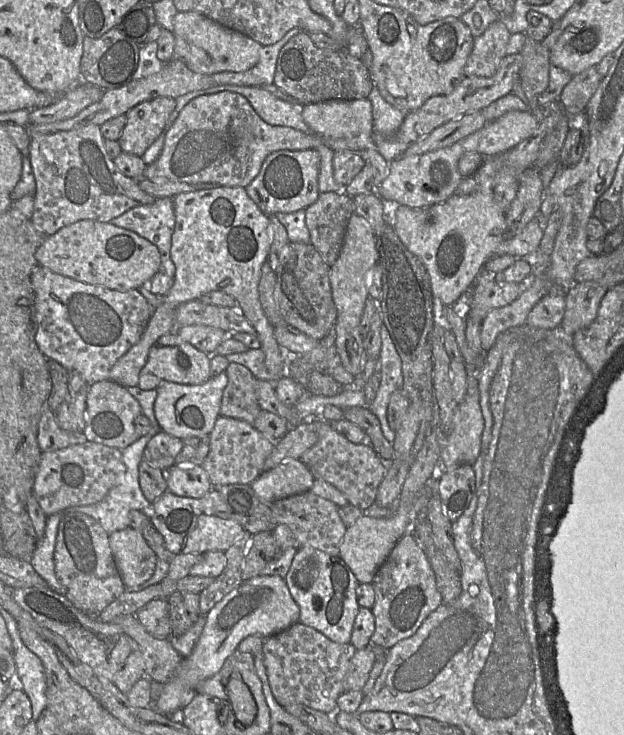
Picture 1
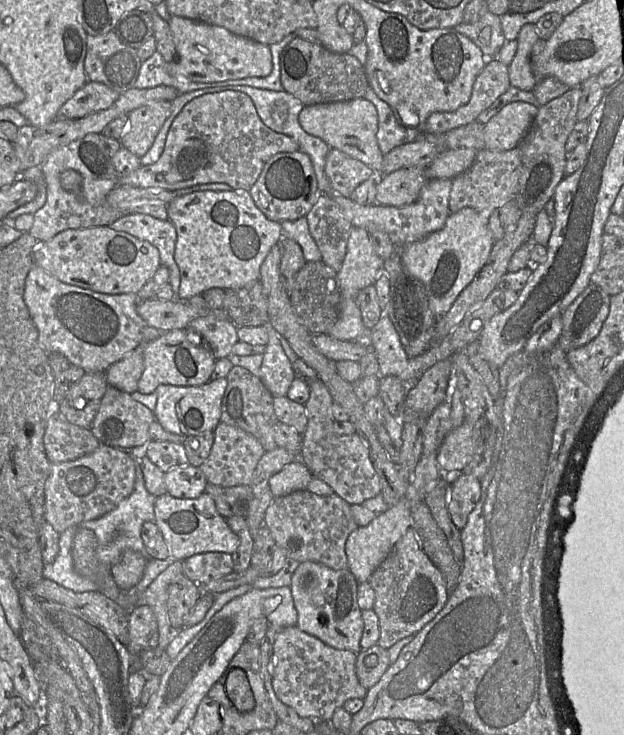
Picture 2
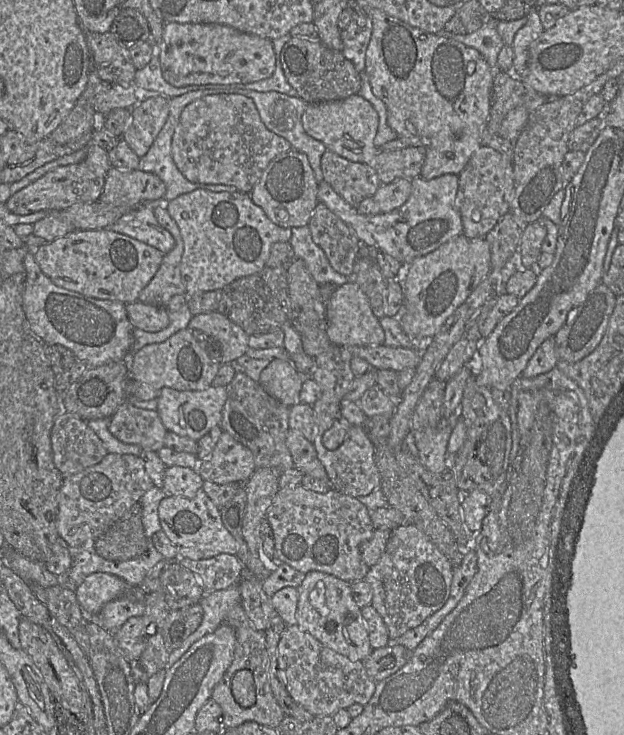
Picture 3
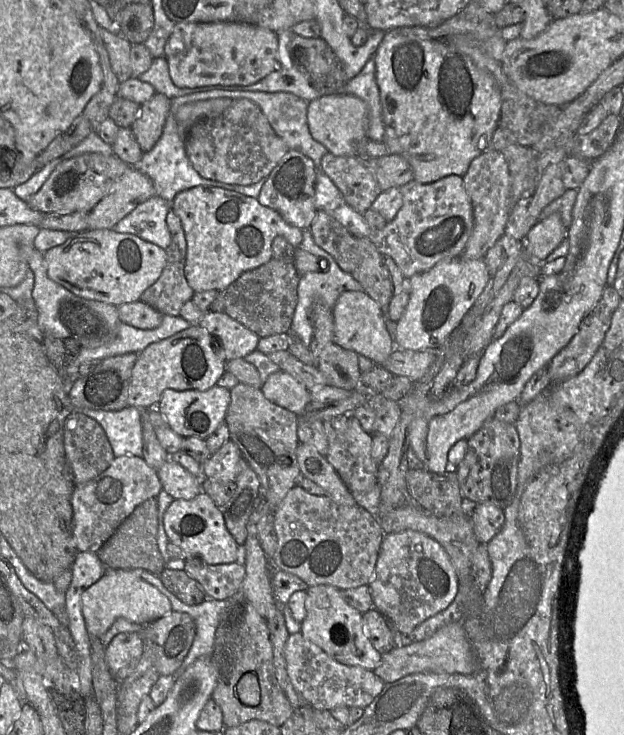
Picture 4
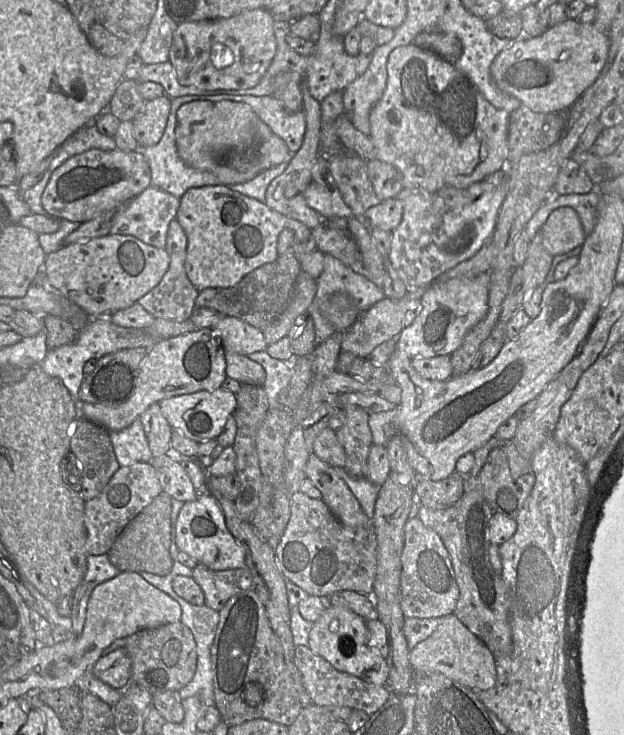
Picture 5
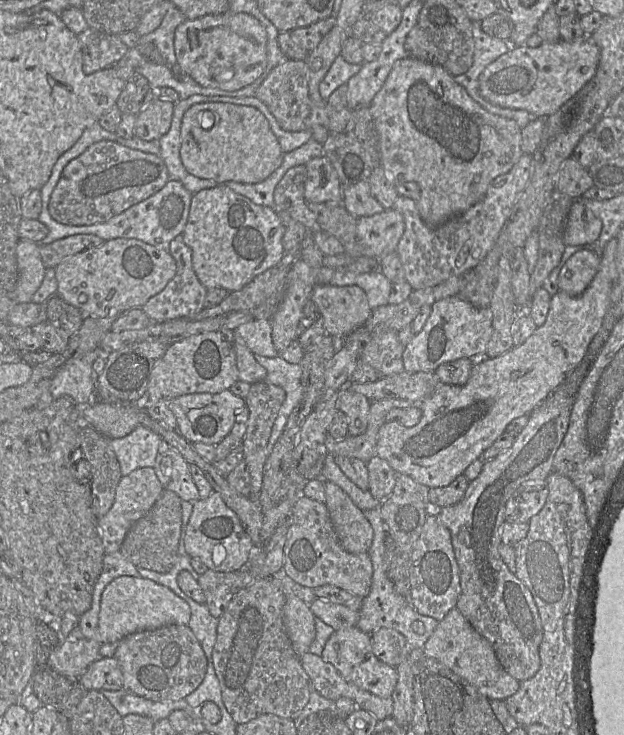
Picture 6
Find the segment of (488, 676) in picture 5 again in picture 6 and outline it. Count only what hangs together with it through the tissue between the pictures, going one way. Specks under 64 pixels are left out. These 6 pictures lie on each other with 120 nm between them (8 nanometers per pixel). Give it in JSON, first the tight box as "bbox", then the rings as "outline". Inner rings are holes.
{"bbox":[422,607,519,701],"outline":[[[456,607],[438,623],[422,651],[466,680],[489,700],[505,701],[519,689],[519,681],[503,669],[489,641],[472,627]]]}

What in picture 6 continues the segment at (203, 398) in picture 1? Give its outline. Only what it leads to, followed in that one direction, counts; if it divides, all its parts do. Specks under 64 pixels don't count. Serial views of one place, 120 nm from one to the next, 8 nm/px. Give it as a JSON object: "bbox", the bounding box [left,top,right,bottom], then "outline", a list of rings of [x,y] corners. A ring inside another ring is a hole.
{"bbox":[169,390,245,445],"outline":[[[224,390],[217,394],[182,395],[172,399],[169,408],[176,418],[177,431],[187,441],[217,445],[230,434],[237,412],[245,408],[245,401],[230,390]]]}

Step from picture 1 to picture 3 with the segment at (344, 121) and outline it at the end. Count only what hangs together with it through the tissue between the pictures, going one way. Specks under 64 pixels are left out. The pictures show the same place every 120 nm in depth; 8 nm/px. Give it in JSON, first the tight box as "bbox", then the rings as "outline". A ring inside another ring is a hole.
{"bbox":[302,94,379,162],"outline":[[[359,94],[343,100],[322,103],[309,103],[302,115],[305,132],[321,141],[328,150],[352,162],[371,162],[379,149],[374,144],[379,117],[373,105]]]}

